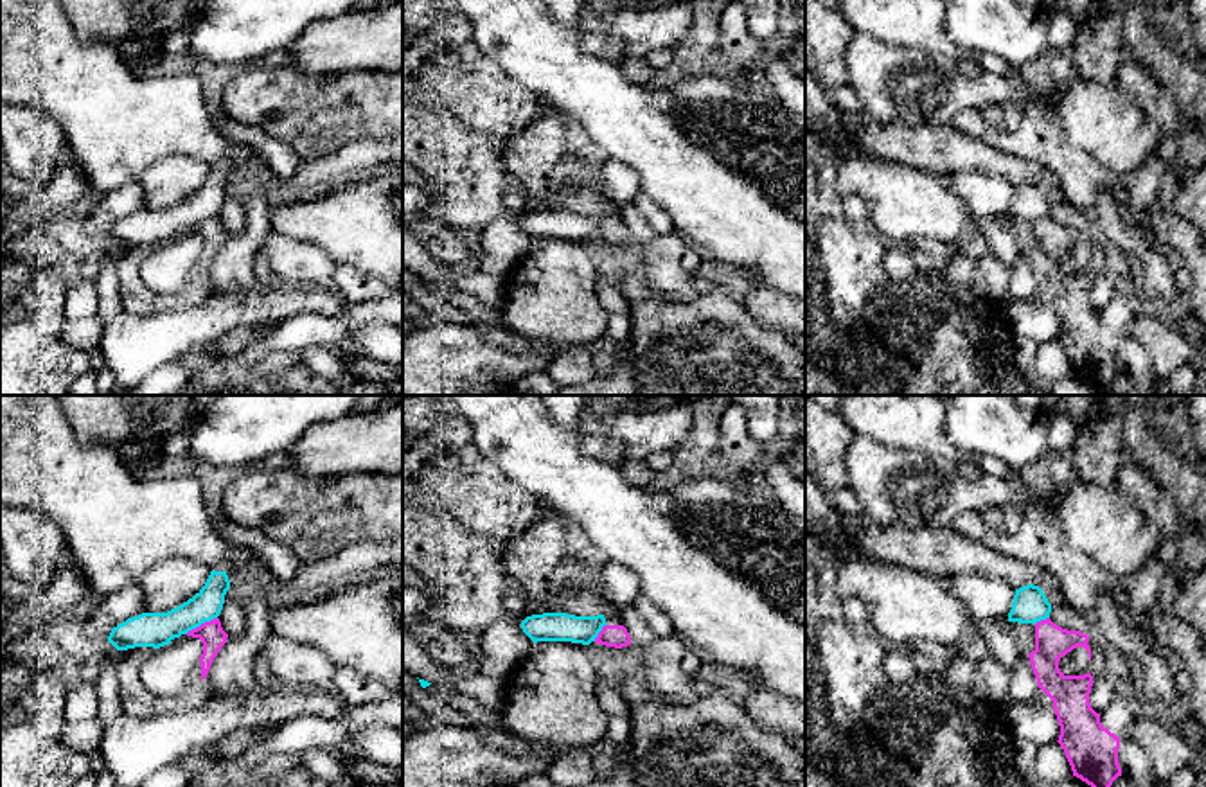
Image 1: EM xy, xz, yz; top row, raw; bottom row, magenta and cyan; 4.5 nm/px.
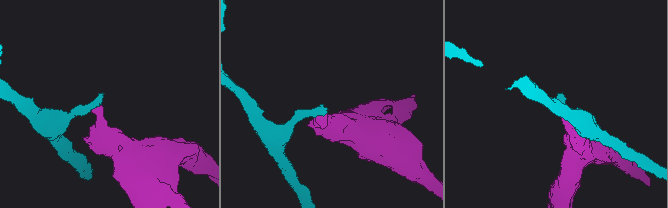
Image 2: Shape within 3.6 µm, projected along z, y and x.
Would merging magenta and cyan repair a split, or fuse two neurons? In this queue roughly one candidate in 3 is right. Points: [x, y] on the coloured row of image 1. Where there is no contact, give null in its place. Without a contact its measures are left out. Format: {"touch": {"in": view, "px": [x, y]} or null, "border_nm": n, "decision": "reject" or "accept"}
{"touch": {"in": "xy", "px": [202, 624]}, "border_nm": 160, "decision": "reject"}

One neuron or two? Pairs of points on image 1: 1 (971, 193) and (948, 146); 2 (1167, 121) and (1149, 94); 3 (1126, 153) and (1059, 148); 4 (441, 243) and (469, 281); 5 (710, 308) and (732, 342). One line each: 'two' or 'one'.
1: two
2: one
3: two
4: two
5: one

